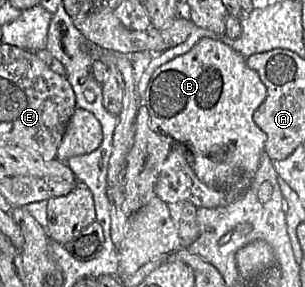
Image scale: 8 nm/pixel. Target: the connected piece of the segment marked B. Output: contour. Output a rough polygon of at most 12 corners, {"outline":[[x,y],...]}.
{"outline":[[206,37],[139,99],[201,182],[243,192],[266,86]]}

